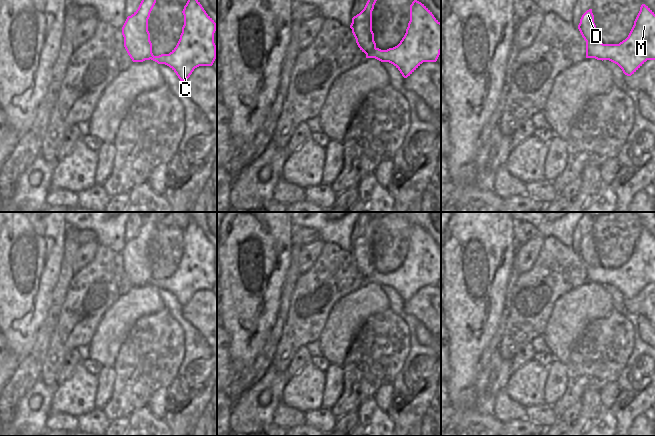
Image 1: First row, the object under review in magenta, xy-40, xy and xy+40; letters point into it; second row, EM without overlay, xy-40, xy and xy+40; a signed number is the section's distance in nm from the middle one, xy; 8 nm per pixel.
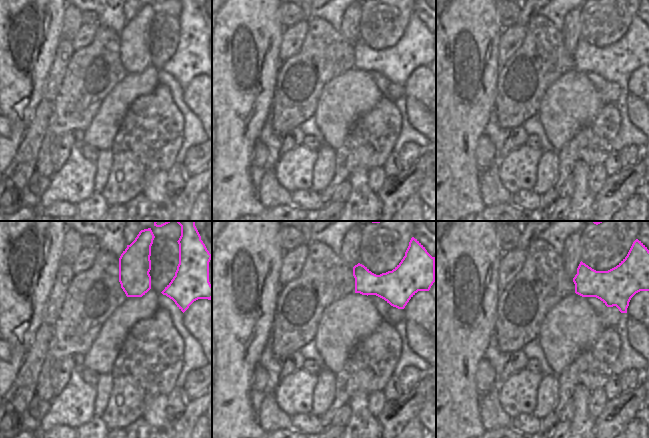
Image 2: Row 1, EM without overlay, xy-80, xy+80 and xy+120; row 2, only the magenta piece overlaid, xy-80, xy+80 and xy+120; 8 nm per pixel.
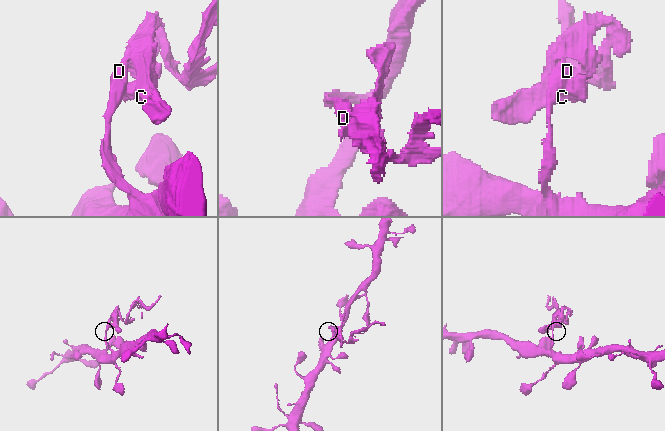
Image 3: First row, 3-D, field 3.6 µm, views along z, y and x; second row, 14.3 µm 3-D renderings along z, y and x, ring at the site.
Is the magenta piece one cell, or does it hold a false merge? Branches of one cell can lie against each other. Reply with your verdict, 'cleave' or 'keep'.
cleave

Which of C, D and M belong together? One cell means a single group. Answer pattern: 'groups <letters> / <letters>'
groups C M / D

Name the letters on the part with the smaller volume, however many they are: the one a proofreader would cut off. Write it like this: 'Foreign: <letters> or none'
Foreign: C, M

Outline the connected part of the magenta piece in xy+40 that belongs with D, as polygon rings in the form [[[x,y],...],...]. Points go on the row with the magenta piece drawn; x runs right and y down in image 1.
[[[592,9],[587,10],[582,15],[578,29],[586,42],[600,42]]]

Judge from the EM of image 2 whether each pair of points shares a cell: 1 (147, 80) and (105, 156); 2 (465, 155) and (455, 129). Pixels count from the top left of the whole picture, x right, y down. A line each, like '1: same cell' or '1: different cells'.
1: different cells
2: same cell

